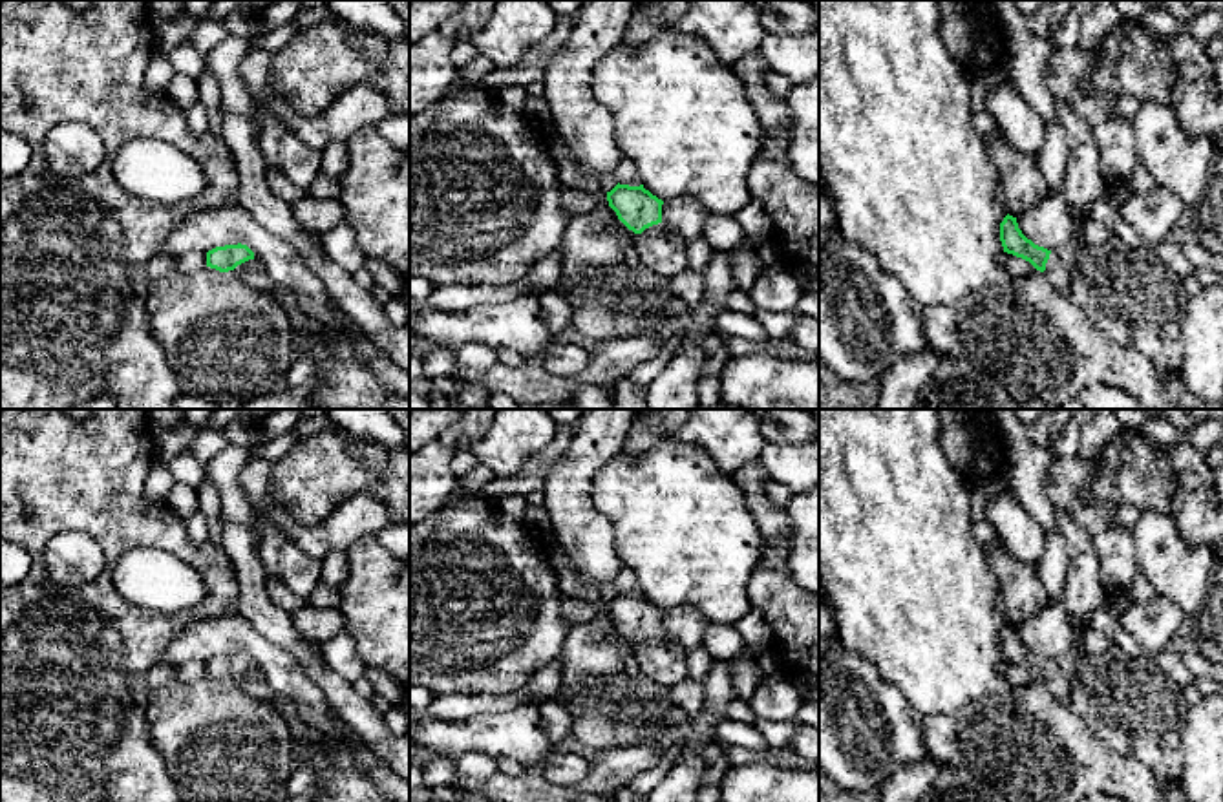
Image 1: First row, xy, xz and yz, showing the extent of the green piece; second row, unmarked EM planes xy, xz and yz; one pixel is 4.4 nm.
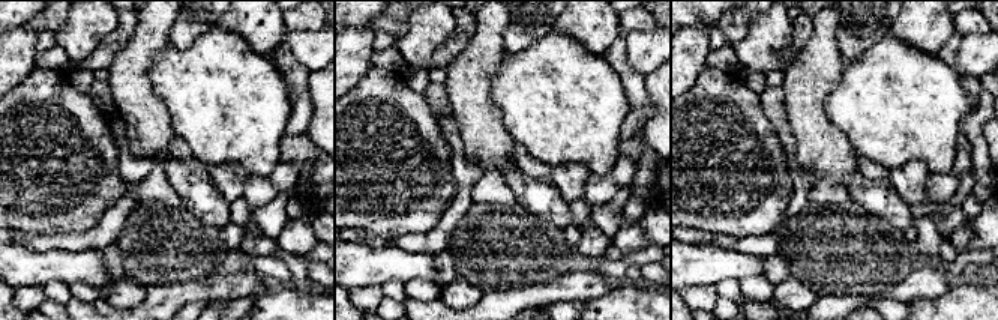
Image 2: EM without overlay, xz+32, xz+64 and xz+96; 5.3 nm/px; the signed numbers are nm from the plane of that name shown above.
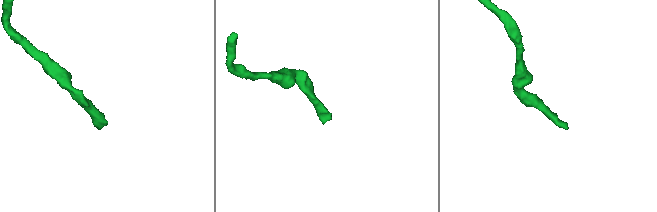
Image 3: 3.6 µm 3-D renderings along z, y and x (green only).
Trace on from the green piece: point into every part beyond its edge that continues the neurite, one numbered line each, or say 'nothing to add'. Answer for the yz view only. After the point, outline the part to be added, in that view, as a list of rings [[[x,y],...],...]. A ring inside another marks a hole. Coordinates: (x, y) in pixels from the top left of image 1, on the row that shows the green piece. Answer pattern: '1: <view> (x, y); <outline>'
1: yz (1084, 185); [[[1057,102],[1055,117],[1068,139],[1068,170],[1062,192],[1069,203],[1075,230],[1068,245],[1051,250],[1046,263],[1048,281],[1062,294],[1069,292],[1071,269],[1082,252],[1082,227],[1090,219],[1091,206],[1110,190],[1099,161],[1099,146],[1090,122],[1069,104]]]

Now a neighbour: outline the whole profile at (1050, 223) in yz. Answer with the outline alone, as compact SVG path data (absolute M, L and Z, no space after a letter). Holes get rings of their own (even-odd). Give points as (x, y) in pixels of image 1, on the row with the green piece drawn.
M1051 190L1038 205L1016 217L1022 234L1035 245L1058 250L1073 237L1075 223L1062 190Z

